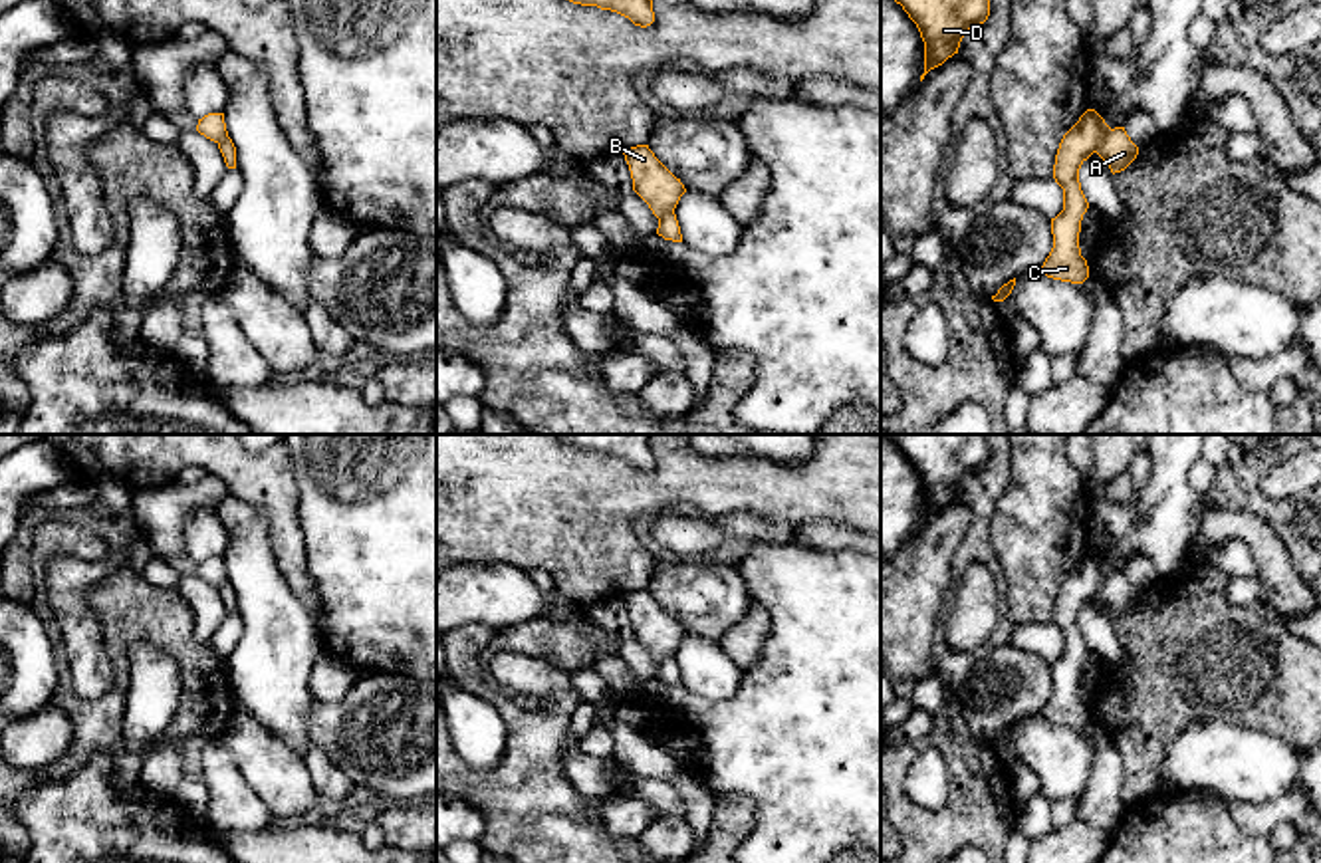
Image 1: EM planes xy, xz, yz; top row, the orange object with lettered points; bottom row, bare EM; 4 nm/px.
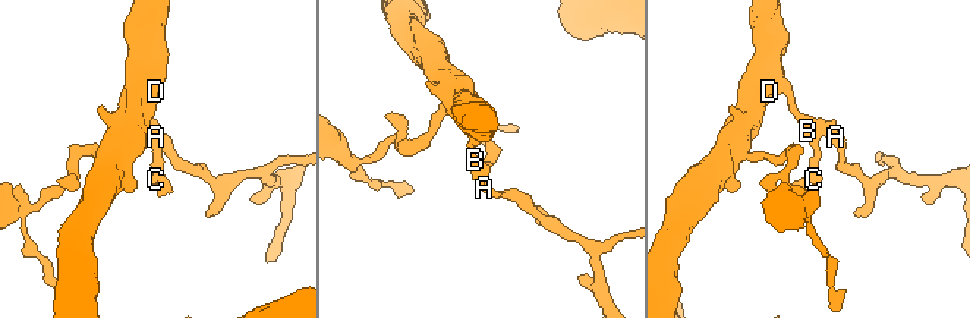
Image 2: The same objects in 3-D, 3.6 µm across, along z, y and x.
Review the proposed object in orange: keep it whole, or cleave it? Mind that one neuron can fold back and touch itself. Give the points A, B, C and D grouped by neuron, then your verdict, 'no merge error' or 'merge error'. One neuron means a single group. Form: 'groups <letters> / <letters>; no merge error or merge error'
groups A / B C D; merge error

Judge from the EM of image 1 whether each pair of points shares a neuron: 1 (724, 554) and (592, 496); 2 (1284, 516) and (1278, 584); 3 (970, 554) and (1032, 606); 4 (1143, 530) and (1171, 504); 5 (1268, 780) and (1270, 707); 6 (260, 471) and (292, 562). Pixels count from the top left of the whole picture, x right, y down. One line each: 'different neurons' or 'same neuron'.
1: different neurons
2: different neurons
3: different neurons
4: same neuron
5: different neurons
6: same neuron

